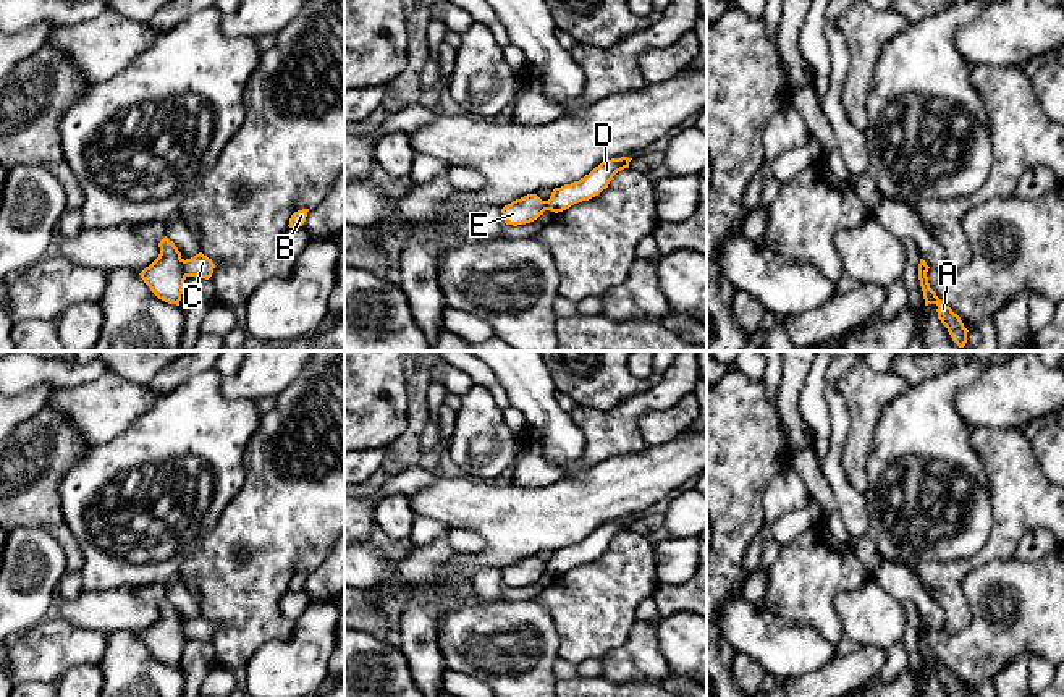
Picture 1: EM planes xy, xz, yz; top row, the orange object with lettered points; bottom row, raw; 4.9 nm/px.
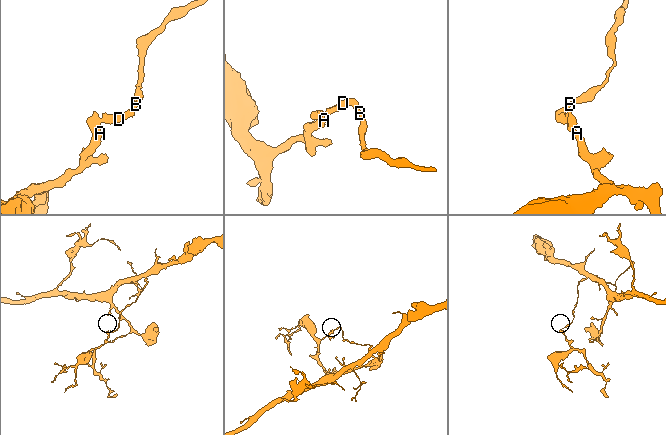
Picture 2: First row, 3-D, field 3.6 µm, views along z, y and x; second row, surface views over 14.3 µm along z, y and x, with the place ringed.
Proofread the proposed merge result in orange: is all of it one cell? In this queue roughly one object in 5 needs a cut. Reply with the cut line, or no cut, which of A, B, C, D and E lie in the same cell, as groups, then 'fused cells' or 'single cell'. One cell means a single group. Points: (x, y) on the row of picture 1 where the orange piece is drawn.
cut in xy along (183, 261), (183, 272), (186, 275); A E / B C D; fused cells

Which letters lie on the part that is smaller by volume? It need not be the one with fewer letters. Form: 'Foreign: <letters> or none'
Foreign: A, E

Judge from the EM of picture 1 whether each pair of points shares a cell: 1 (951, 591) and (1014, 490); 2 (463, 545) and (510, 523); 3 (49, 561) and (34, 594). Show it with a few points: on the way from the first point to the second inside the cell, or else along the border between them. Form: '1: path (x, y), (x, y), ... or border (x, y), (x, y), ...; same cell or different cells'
1: path (969, 563), (982, 558), (1006, 534), (1013, 518); same cell
2: border (453, 528), (474, 531), (485, 547); different cells
3: path (41, 570), (34, 576), (34, 586); same cell

